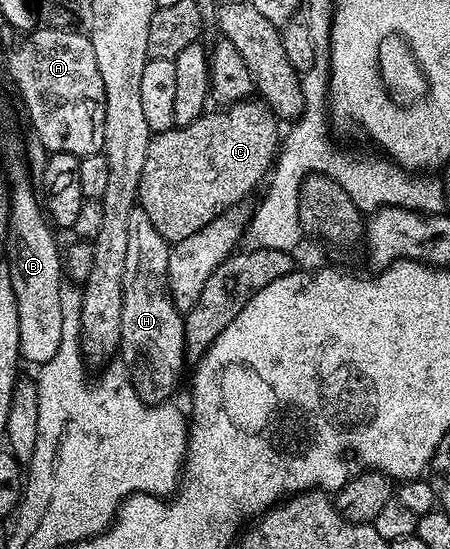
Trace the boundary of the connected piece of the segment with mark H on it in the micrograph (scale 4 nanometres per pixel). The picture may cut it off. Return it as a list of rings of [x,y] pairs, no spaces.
[[[139,205],[132,208],[128,240],[126,241],[126,269],[122,289],[122,321],[120,322],[119,358],[138,397],[144,403],[166,403],[173,398],[176,386],[184,375],[186,364],[184,344],[185,316],[170,298],[168,281],[168,252],[170,244],[161,237],[150,217]]]

